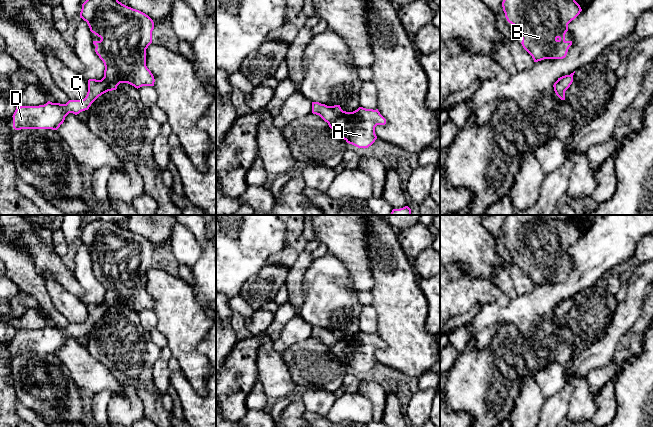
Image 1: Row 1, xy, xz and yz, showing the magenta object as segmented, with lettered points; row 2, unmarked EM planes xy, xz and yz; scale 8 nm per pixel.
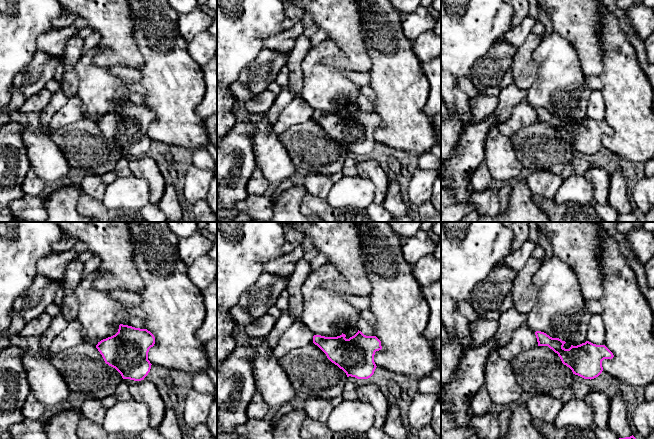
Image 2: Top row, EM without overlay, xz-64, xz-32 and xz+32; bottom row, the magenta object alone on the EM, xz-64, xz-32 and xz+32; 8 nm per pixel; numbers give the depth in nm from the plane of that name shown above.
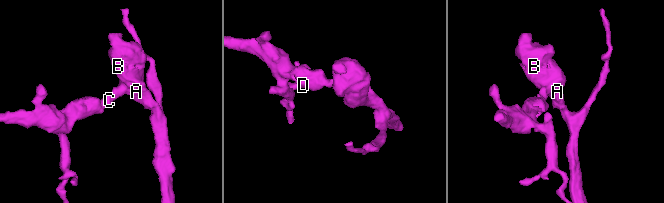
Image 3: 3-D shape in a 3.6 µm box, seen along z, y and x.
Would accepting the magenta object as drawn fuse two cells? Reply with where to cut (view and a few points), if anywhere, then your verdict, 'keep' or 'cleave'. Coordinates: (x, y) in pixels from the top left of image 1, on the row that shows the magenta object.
no cut | keep

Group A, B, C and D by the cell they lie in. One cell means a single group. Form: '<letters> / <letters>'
A B C D

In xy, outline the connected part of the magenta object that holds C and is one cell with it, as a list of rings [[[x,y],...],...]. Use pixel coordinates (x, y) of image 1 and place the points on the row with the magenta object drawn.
[[[86,0],[82,4],[80,18],[87,22],[92,33],[101,38],[100,41],[93,41],[93,44],[96,46],[96,54],[104,63],[104,77],[101,80],[88,80],[88,92],[84,99],[69,100],[66,104],[48,101],[39,106],[16,107],[12,116],[15,130],[57,130],[69,113],[77,115],[88,110],[99,96],[116,90],[120,83],[128,83],[137,89],[142,86],[154,86],[154,76],[146,66],[146,49],[152,43],[154,29],[154,22],[148,15],[118,0]]]

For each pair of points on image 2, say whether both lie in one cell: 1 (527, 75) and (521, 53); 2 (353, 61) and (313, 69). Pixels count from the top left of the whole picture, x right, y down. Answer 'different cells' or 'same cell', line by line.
1: same cell
2: different cells

